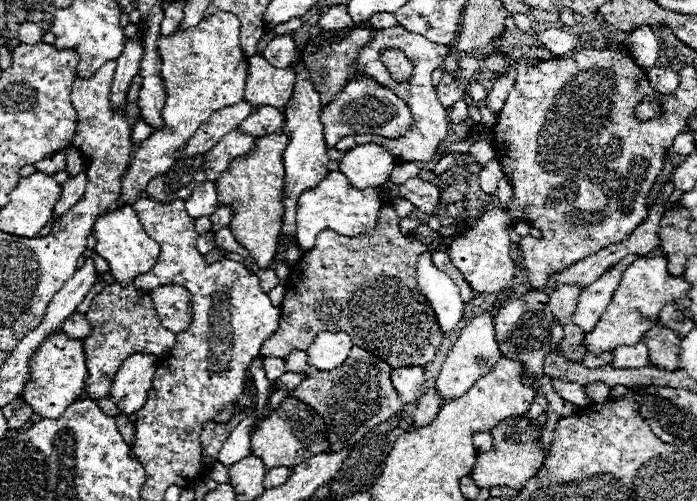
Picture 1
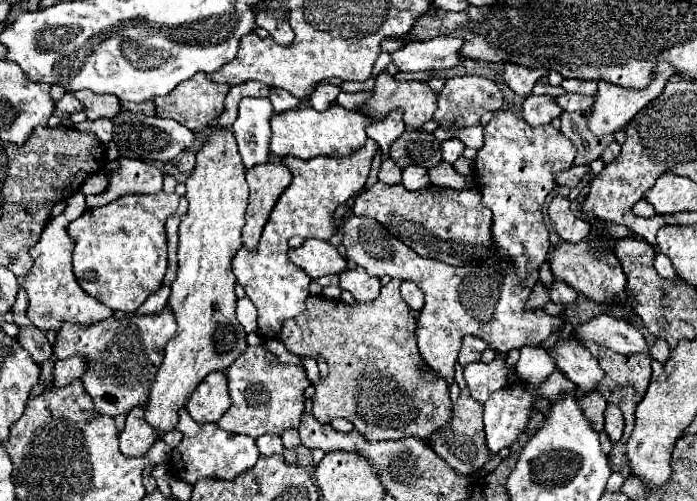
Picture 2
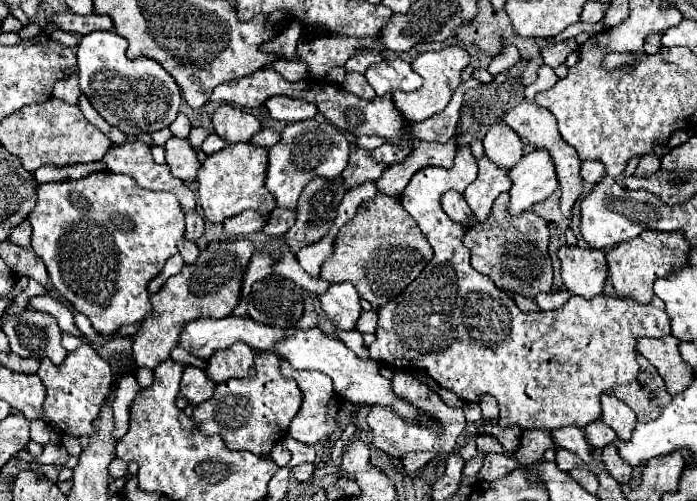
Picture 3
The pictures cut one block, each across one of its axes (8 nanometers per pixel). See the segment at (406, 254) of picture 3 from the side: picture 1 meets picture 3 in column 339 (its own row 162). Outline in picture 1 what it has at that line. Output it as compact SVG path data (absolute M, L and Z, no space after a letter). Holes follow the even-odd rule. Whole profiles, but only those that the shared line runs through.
M286 132L256 138L256 148L250 156L234 160L226 172L216 180L218 200L234 208L230 230L240 246L248 250L258 268L270 268L278 250L278 238L282 232L282 188L284 188L284 164L282 154L288 144Z

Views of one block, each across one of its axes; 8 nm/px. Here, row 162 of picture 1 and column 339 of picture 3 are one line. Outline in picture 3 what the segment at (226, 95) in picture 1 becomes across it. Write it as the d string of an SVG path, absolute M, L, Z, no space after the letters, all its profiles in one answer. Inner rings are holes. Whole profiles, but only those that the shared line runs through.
M310 118L310 120L300 120L294 124L288 124L280 132L278 144L268 150L270 160L268 160L266 188L274 194L278 206L296 208L302 188L314 176L336 178L342 174L342 170L348 164L348 152L350 152L350 144L344 138L344 134L322 118Z

